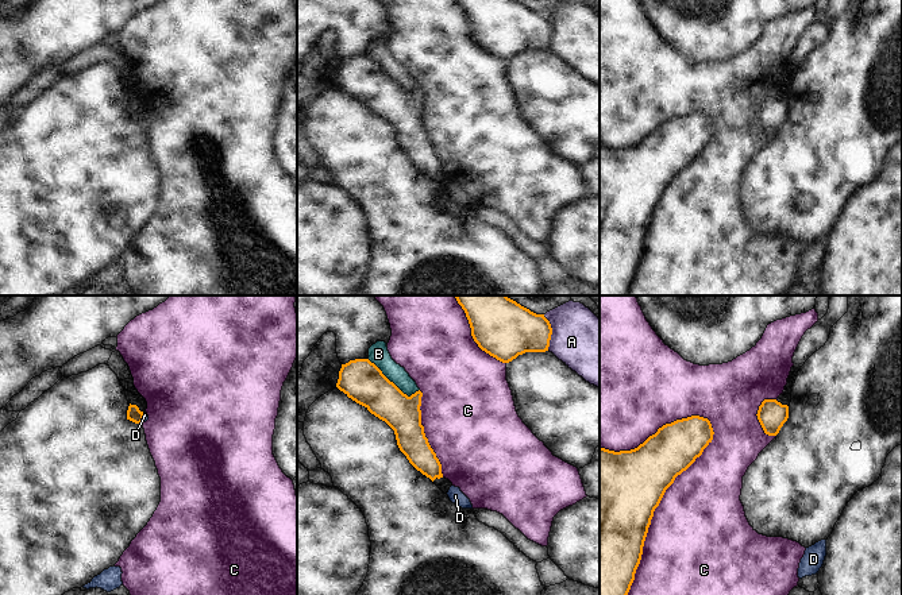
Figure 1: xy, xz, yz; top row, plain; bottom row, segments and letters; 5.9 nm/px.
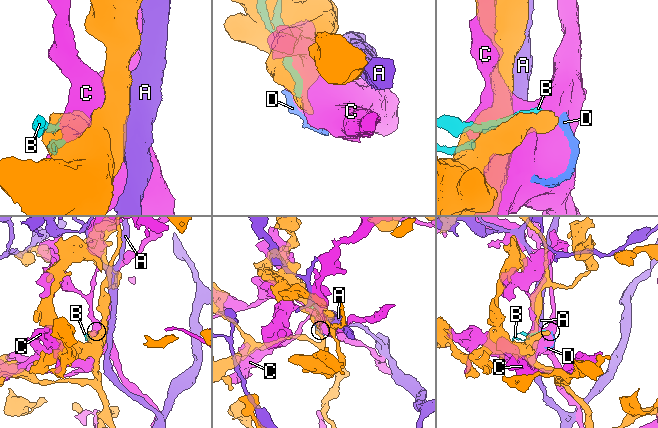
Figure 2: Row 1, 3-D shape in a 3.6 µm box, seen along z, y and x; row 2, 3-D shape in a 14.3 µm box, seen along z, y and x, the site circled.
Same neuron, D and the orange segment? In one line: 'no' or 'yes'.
no

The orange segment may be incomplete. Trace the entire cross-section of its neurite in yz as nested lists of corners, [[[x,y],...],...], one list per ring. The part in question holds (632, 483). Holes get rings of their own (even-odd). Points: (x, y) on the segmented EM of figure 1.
[[[691,416],[663,425],[635,449],[614,452],[600,447],[600,595],[628,595],[655,509],[675,478],[702,455],[713,434],[708,418]]]

